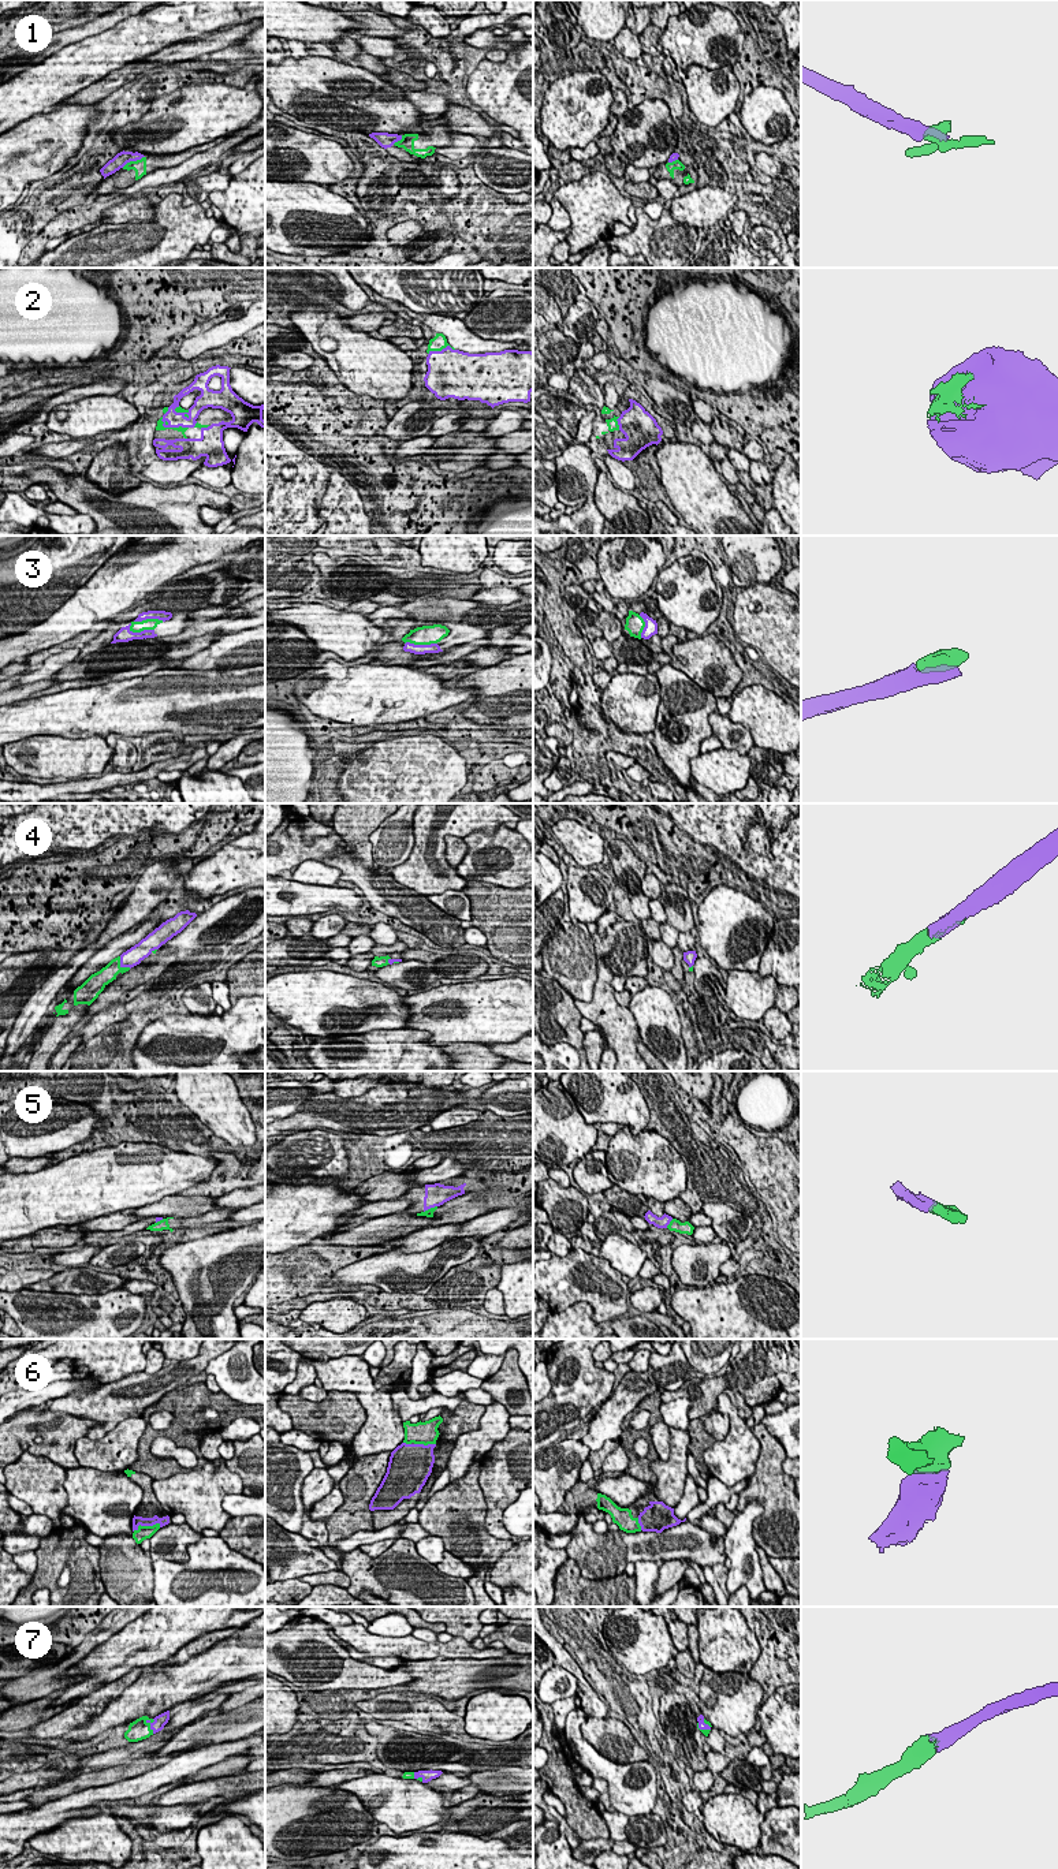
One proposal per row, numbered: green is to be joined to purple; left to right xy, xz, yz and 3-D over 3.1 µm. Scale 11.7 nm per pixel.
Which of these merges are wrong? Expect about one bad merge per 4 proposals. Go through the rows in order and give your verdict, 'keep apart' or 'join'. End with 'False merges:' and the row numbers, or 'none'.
1: keep apart
2: join
3: join
4: join
5: keep apart
6: join
7: join
False merges: 1, 5

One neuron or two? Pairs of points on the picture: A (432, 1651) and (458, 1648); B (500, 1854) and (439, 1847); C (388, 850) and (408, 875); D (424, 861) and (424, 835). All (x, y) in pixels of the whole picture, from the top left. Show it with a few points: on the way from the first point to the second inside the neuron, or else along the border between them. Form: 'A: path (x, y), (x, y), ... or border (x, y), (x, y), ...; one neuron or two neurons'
A: path (439, 1649), (451, 1649); one neuron
B: path (485, 1854), (454, 1854); one neuron
C: border (413, 835), (410, 855), (394, 868); two neurons
D: path (424, 854), (424, 842); one neuron

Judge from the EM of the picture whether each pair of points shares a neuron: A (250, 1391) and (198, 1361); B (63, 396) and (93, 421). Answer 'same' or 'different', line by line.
A: different
B: different

